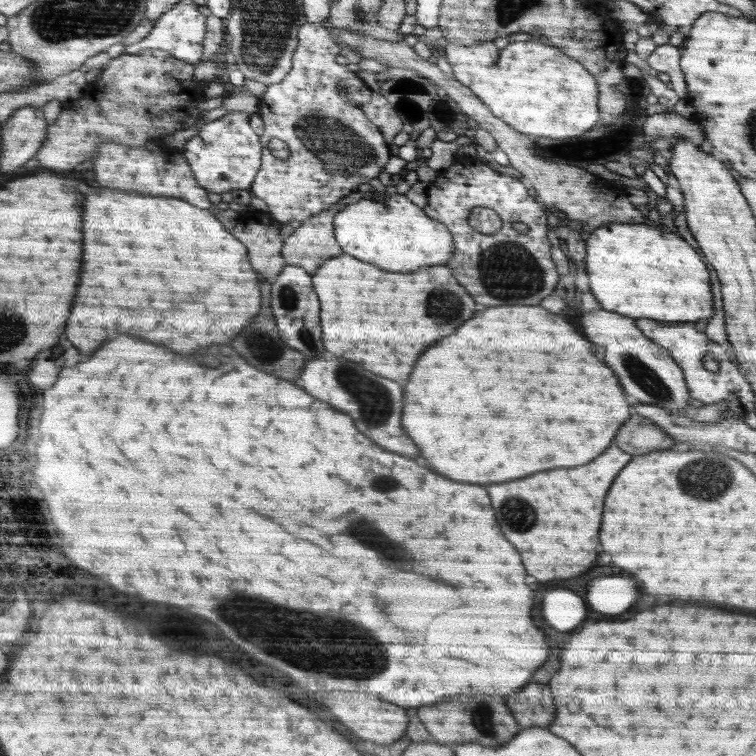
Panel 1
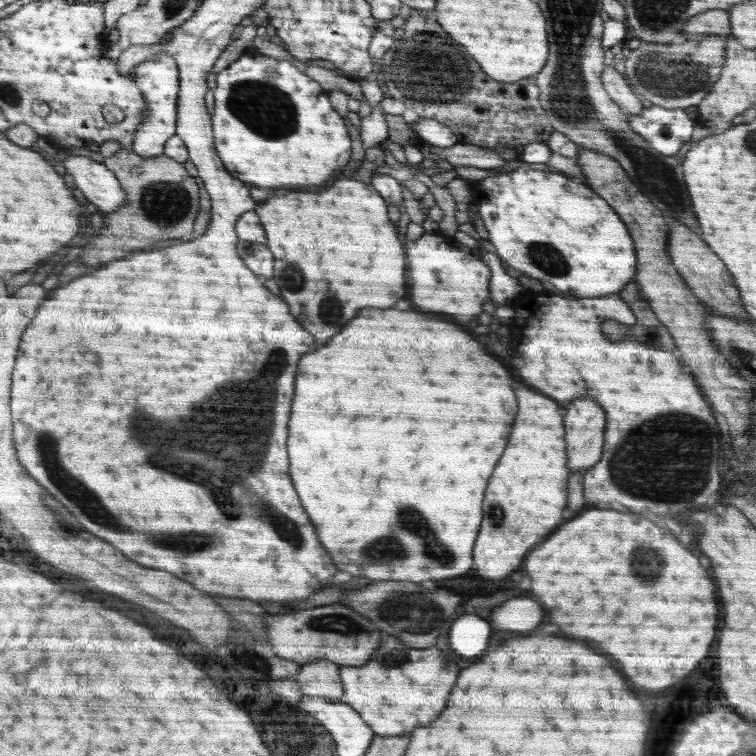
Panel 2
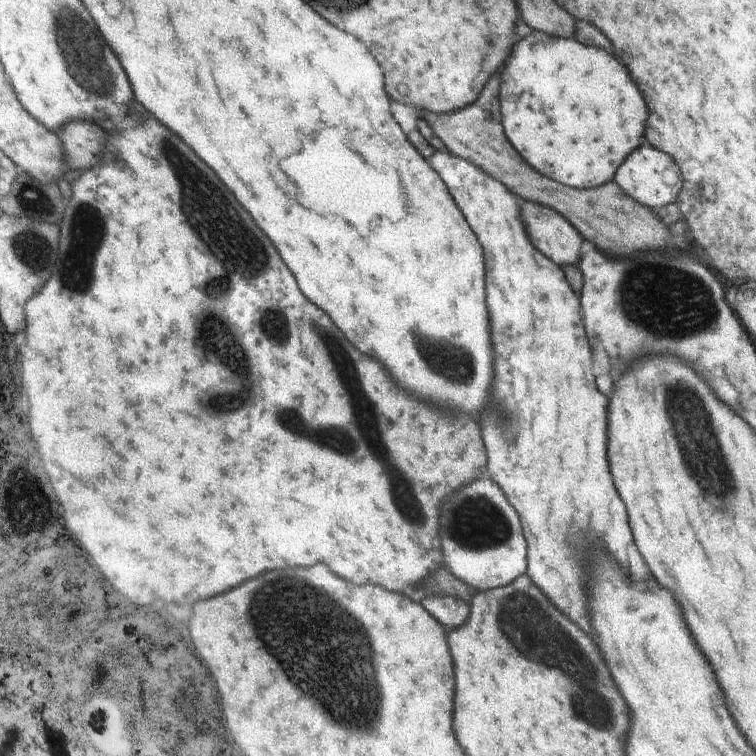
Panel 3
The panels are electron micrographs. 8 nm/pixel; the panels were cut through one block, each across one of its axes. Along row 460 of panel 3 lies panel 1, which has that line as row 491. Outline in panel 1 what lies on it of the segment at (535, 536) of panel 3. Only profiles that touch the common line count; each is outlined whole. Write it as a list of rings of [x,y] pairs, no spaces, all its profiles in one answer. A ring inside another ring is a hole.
[[[608,448],[600,460],[580,468],[560,468],[556,472],[538,472],[524,480],[486,486],[500,516],[500,528],[508,532],[508,540],[524,552],[528,574],[540,582],[556,578],[580,576],[592,568],[598,558],[598,532],[602,522],[604,498],[616,474],[632,460],[620,448]]]

